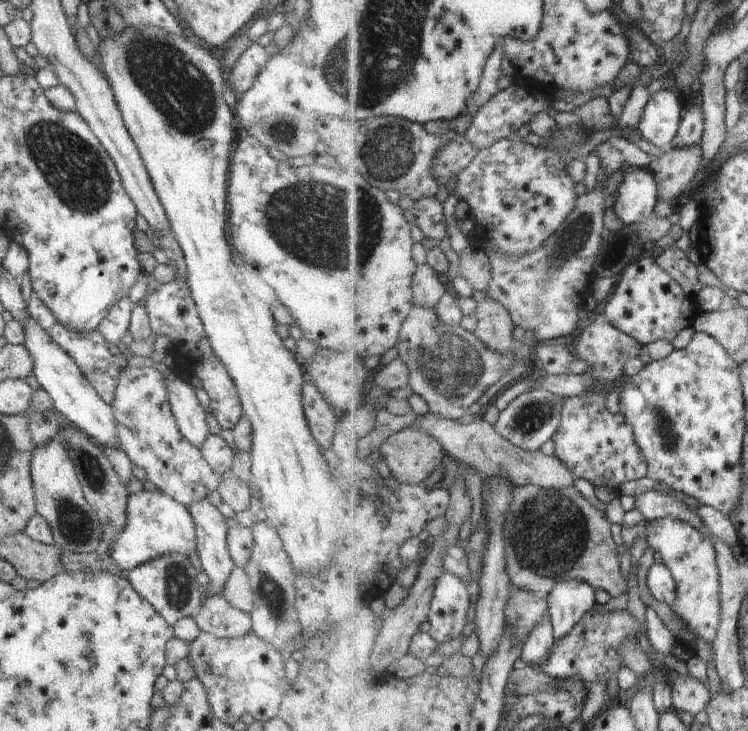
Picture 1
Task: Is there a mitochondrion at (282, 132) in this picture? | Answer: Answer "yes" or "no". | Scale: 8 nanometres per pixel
yes

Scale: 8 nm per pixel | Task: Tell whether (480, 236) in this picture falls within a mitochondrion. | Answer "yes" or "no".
no

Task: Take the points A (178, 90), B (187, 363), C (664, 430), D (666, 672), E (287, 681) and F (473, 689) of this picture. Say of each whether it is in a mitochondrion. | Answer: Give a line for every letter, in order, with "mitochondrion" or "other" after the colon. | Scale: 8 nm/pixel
A: mitochondrion
B: other
C: mitochondrion
D: other
E: other
F: other

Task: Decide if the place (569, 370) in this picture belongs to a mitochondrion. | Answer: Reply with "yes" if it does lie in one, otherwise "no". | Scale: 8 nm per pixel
no

